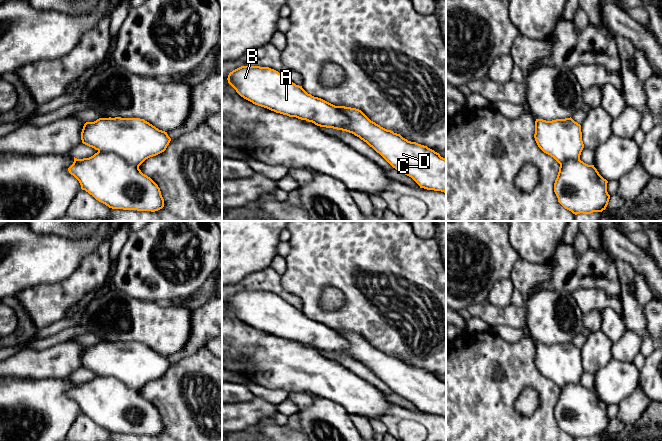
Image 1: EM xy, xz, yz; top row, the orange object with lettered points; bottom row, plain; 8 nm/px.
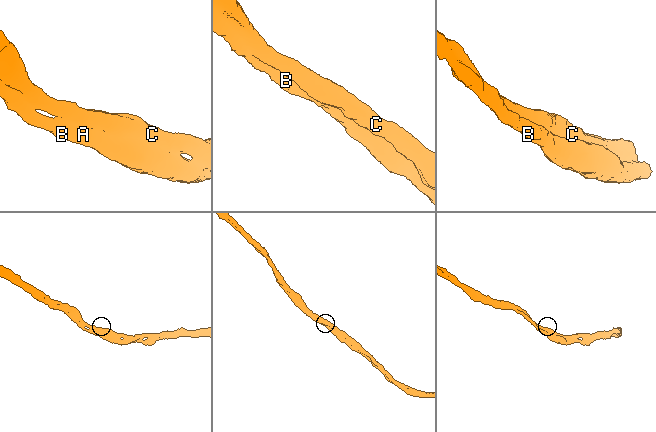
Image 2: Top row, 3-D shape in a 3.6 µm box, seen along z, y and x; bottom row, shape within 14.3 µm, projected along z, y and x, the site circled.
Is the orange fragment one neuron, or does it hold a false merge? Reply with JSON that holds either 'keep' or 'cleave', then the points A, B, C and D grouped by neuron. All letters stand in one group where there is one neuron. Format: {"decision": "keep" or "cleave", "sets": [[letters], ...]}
{"decision": "keep", "sets": [["A", "B", "C", "D"]]}

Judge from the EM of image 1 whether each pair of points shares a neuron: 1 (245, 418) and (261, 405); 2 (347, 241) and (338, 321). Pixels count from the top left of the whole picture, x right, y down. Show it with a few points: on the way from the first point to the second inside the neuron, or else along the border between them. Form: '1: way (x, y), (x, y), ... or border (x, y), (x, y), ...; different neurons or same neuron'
1: way (249, 414), (257, 407); same neuron
2: way (350, 261), (350, 301); same neuron

